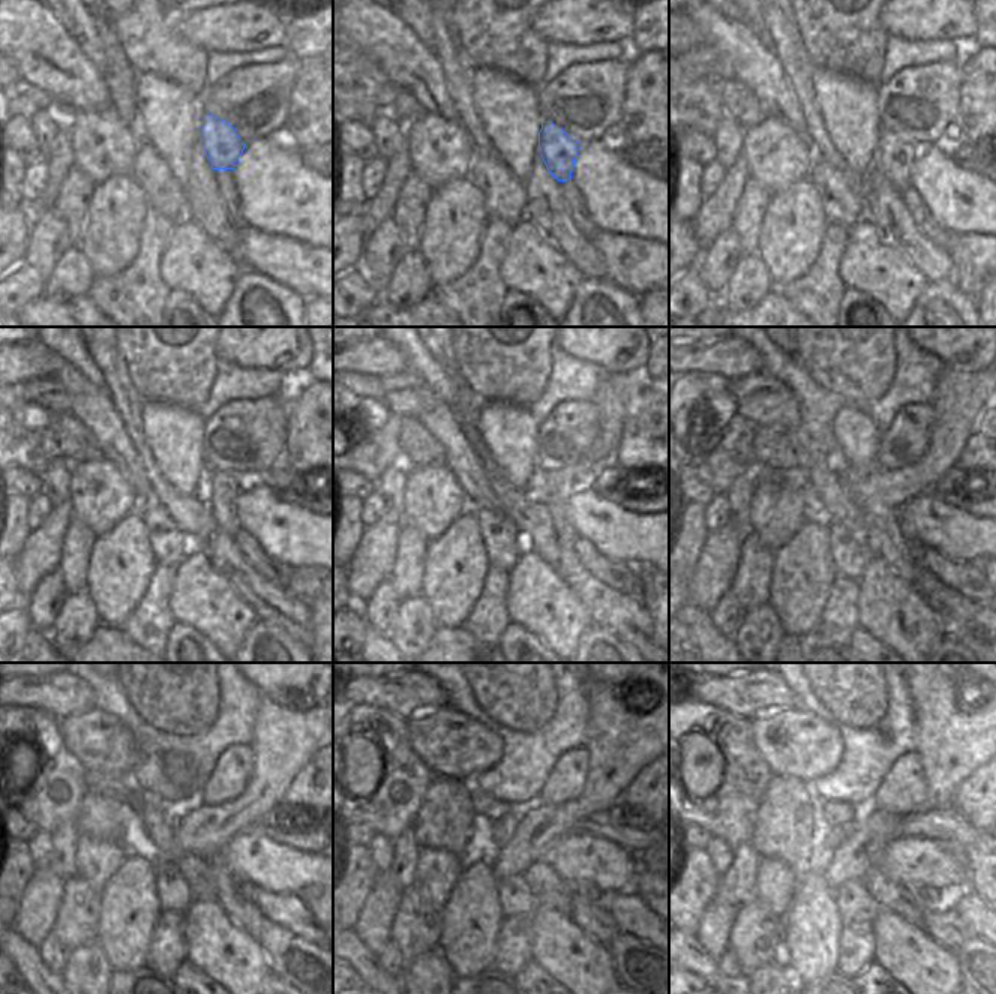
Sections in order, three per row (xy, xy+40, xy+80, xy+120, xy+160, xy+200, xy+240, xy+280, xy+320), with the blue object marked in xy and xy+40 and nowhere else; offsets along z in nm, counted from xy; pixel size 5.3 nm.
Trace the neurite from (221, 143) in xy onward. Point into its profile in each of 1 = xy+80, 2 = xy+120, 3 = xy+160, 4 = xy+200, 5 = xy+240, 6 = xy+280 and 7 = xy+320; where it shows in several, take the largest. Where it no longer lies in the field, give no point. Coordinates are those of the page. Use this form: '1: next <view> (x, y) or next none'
1: next xy+80 (896, 155)
2: next xy+120 (221, 492)
3: next xy+160 (558, 508)
4: next xy+200 (915, 547)
5: next xy+240 (249, 891)
6: next xy+280 (590, 892)
7: next xy+320 (927, 897)

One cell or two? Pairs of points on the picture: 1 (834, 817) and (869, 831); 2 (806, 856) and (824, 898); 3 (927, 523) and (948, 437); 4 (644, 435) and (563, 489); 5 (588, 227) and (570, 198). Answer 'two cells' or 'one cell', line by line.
1: two cells
2: two cells
3: two cells
4: two cells
5: one cell

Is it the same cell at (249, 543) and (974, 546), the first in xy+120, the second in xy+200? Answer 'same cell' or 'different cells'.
different cells

